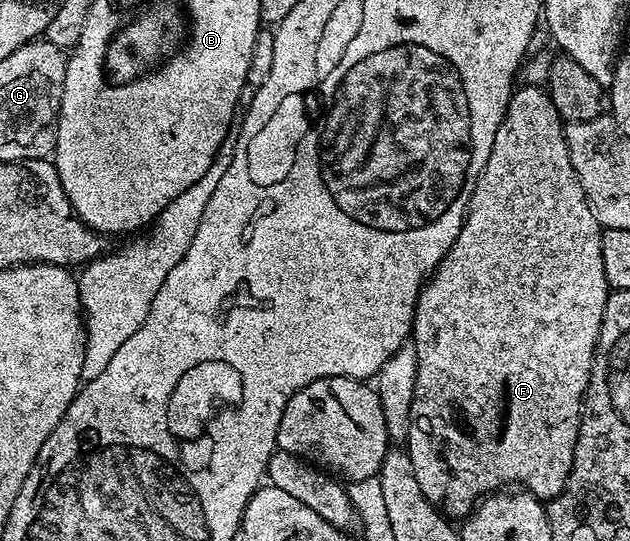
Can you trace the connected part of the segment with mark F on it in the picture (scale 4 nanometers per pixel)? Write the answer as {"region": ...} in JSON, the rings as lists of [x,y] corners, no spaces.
{"region":[[[521,84],[508,100],[506,115],[494,135],[494,147],[486,159],[472,188],[464,226],[444,258],[425,280],[416,300],[416,314],[412,320],[418,371],[414,383],[414,397],[410,407],[410,431],[406,452],[414,467],[414,479],[422,487],[422,495],[433,507],[449,519],[463,519],[476,508],[478,502],[509,487],[523,487],[533,497],[547,503],[566,487],[574,463],[574,447],[580,430],[580,415],[584,407],[584,393],[592,374],[592,361],[596,357],[596,344],[600,338],[602,315],[610,286],[602,263],[602,227],[594,219],[592,206],[582,191],[582,183],[570,163],[564,138],[564,125],[554,107],[552,98],[537,85]]]}

